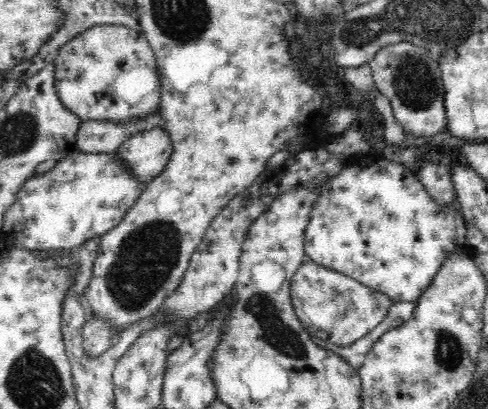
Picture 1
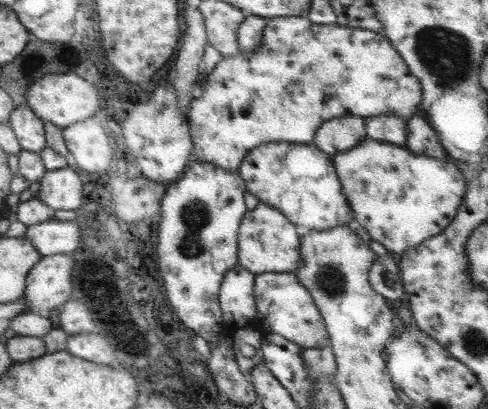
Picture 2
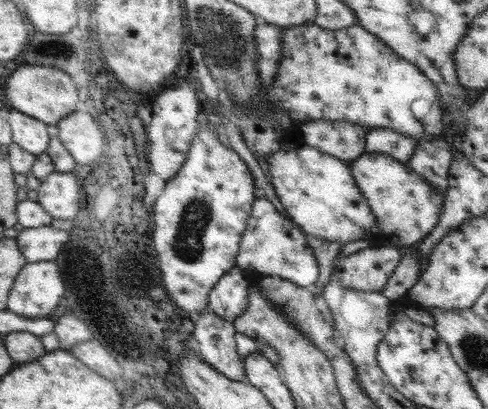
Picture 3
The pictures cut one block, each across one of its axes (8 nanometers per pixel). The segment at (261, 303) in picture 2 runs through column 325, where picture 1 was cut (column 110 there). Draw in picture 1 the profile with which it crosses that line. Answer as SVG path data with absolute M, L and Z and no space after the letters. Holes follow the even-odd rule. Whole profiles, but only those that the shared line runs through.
M92 316L92 318L94 320L84 324L84 332L82 332L82 336L84 336L84 354L88 354L90 360L108 352L120 340L120 336L114 330L110 330L110 326L104 320L100 320L96 316Z

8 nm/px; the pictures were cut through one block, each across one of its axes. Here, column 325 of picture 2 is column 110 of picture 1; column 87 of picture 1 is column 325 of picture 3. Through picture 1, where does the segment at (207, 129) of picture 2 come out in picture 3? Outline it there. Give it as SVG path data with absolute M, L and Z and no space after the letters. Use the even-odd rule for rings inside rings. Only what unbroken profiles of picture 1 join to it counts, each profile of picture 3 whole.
M311 22L309 26L287 28L283 34L283 50L277 84L265 90L275 106L289 112L295 126L309 120L349 122L369 130L393 130L415 144L425 140L449 144L443 128L447 120L445 104L439 98L435 82L361 26L355 24L347 30L323 30ZM417 98L429 102L429 112L423 120L413 118L409 110L409 104Z

